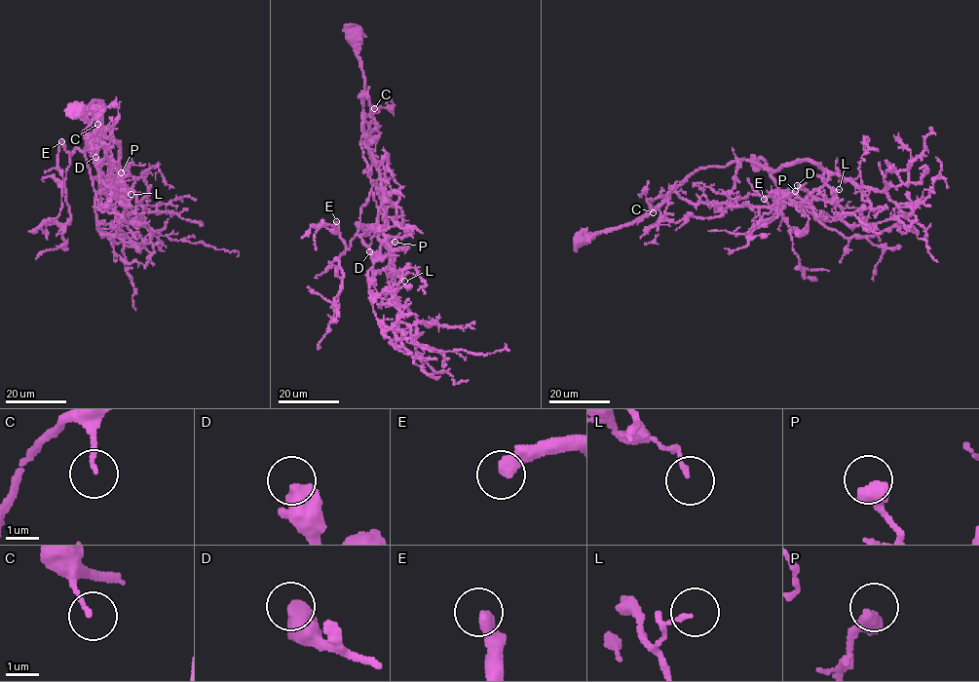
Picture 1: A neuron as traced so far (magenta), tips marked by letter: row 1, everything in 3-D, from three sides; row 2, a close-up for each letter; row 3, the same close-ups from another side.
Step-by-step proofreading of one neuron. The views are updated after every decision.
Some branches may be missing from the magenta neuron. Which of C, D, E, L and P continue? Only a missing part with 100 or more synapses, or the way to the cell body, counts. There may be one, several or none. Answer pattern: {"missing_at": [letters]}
{"missing_at": ["E"]}

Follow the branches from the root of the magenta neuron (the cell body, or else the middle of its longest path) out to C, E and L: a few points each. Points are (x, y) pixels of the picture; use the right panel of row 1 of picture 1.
C: (581, 238), (638, 221), (709, 167), (763, 168), (760, 158), (779, 190), (715, 217), (653, 212)
E: (581, 238), (638, 221), (700, 169), (743, 160), (763, 168), (753, 157), (779, 193), (792, 192), (764, 199)
L: (581, 238), (638, 221), (691, 173), (734, 161), (775, 170), (812, 161), (829, 174), (828, 186), (839, 189)

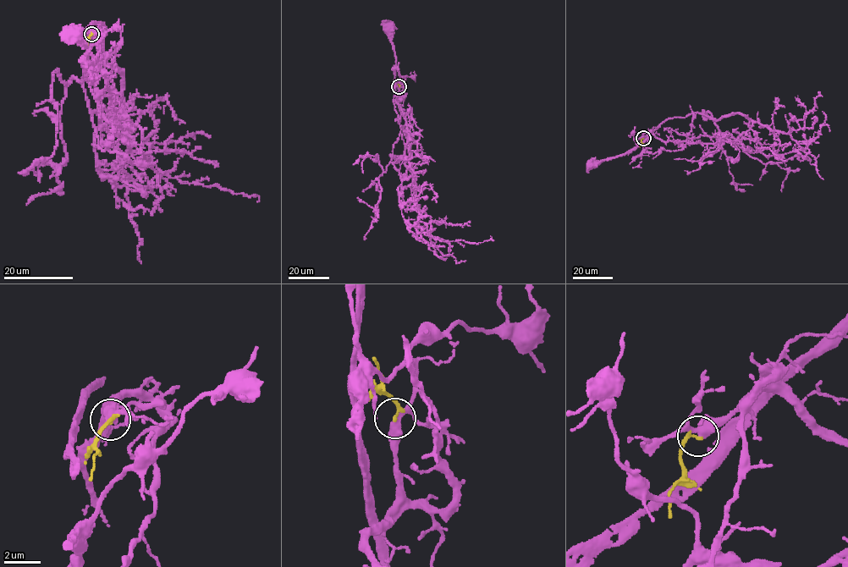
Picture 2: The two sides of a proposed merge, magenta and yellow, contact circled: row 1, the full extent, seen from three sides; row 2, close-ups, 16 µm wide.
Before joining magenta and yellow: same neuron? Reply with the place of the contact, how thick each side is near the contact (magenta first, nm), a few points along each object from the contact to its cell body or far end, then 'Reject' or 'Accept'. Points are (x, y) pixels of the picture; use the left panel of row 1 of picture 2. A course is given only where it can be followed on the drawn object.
Place: (91, 34). Thickness 320 nm (magenta) against 200 nm. Course of magenta: (91, 34), (102, 71), (82, 82), (92, 41), (79, 35), (102, 54), (104, 24), (85, 44), (74, 33). Course of yellow: (91, 34), (87, 46). Reject

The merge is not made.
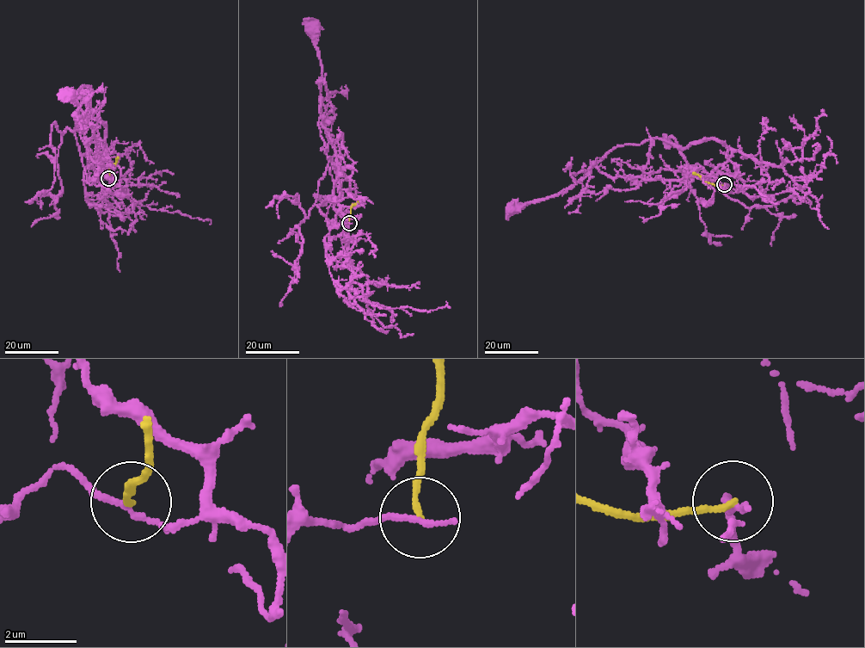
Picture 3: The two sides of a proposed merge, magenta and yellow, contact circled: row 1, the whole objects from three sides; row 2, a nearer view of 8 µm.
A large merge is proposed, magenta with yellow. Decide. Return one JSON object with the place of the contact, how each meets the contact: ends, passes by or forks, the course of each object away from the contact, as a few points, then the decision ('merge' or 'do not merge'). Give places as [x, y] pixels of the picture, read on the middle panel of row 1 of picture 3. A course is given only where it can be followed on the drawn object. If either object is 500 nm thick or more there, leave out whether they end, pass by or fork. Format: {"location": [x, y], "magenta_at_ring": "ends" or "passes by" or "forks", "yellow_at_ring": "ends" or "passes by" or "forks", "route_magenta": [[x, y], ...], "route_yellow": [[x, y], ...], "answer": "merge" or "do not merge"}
{"location": [349, 223], "magenta_at_ring": "passes by", "yellow_at_ring": "ends", "route_magenta": [[349, 223], [324, 245], [343, 232], [346, 245], [347, 233], [334, 207], [313, 27]], "route_yellow": [[350, 223], [352, 206], [358, 202], [359, 198]], "answer": "do not merge"}

